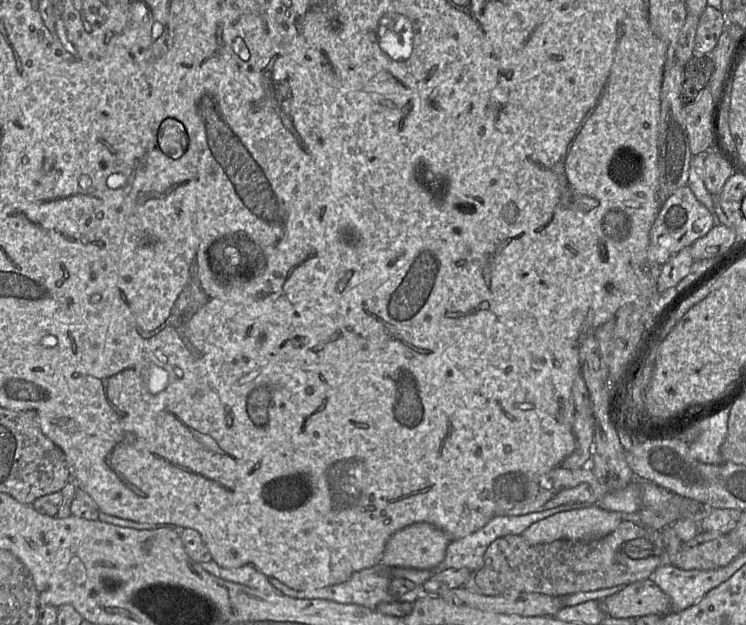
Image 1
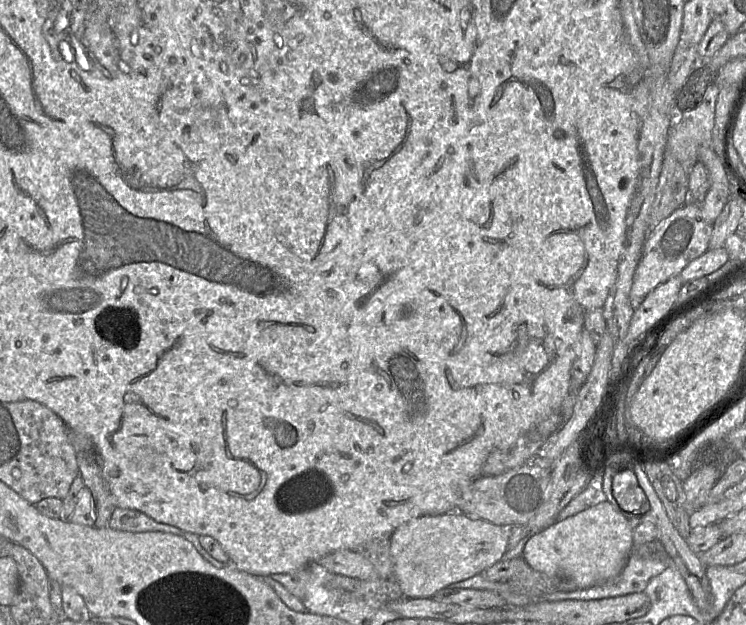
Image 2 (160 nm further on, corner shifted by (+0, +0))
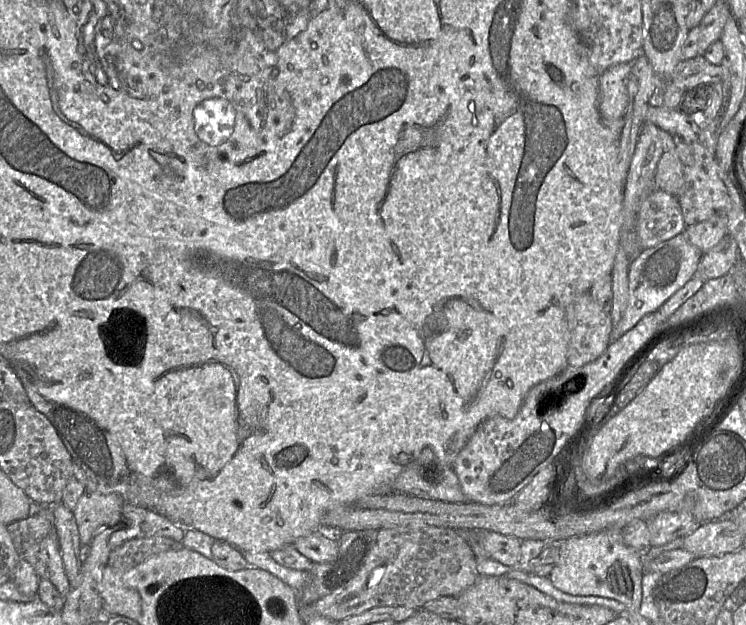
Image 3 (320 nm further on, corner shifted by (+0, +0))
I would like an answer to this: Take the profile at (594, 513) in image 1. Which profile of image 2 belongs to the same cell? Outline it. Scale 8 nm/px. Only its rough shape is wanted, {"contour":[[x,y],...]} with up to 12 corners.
{"contour":[[602,501],[530,536],[532,569],[577,590],[618,578],[629,520]]}

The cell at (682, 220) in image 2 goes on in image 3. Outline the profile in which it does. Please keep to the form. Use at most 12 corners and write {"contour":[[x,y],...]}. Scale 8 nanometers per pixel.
{"contour":[[685,231],[630,263],[627,306],[609,342],[693,278]]}

